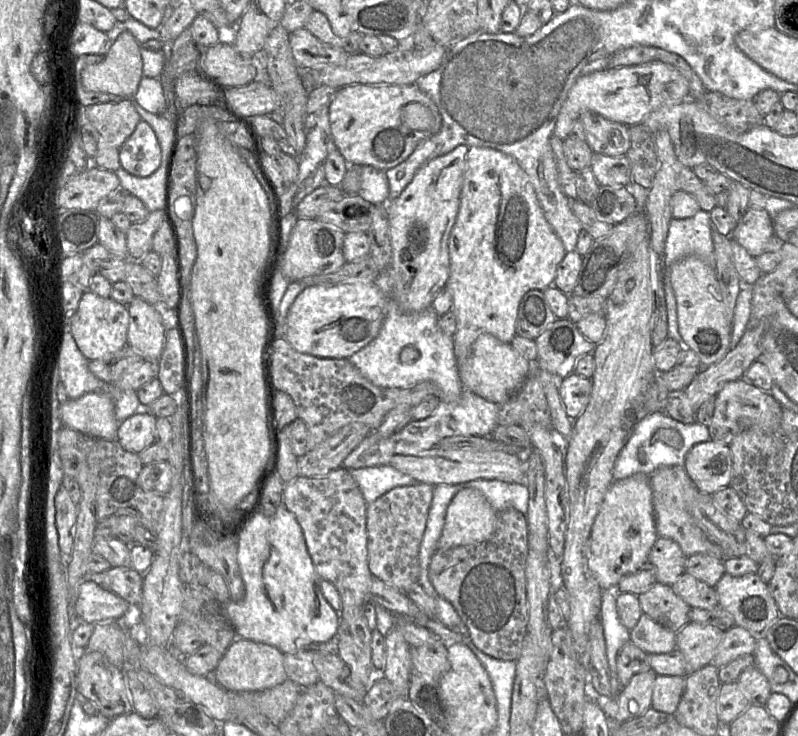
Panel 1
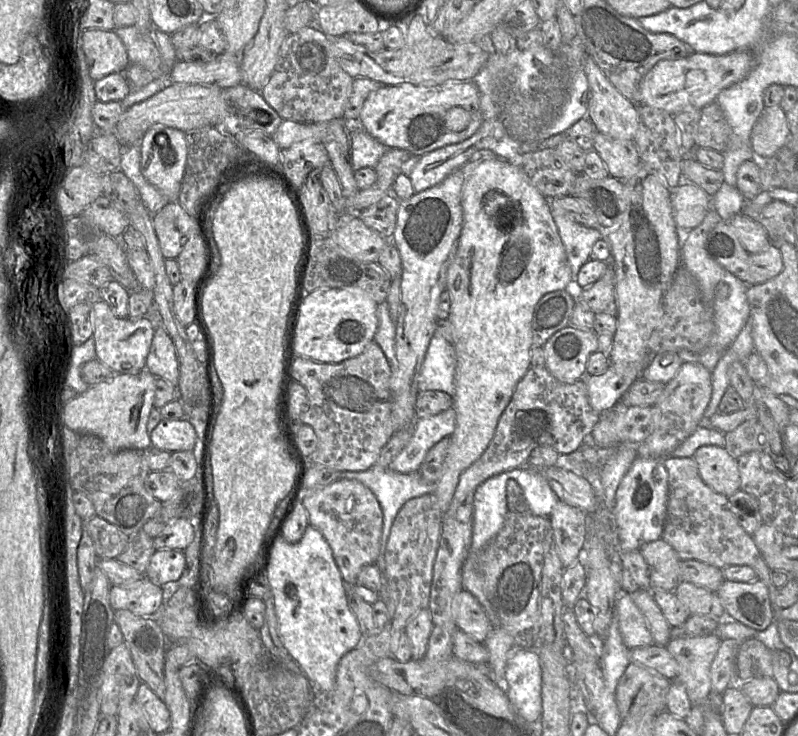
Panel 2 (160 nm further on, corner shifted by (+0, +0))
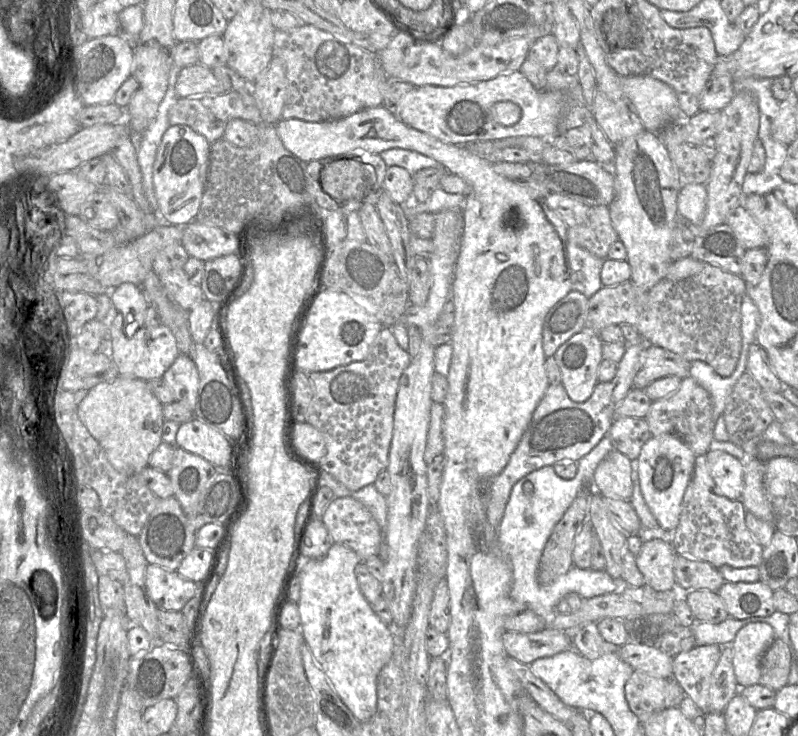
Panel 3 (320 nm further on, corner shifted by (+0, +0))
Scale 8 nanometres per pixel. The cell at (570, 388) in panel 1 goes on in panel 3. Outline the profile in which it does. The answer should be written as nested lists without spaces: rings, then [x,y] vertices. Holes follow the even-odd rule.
[[[649,345],[642,354],[642,365],[634,377],[632,387],[645,389],[651,382],[666,376],[686,378],[690,376],[690,365],[690,361],[674,352]]]

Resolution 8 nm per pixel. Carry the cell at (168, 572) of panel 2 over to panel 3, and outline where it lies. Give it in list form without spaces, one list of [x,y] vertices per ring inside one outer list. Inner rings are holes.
[[[195,547],[183,559],[176,571],[186,579],[194,582],[205,582],[218,563],[220,551],[216,548]]]

